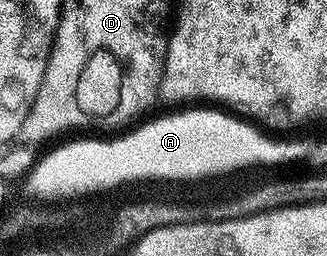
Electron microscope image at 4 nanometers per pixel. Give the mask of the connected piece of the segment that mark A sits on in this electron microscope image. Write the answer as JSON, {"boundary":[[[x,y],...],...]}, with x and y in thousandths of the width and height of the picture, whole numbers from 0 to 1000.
{"boundary":[[[587,414],[557,438],[477,461],[370,539],[303,555],[294,539],[257,539],[248,555],[208,555],[147,605],[125,613],[98,648],[92,691],[122,758],[223,758],[266,750],[281,727],[330,727],[355,695],[404,695],[404,680],[661,680],[661,664],[709,660],[725,641],[780,652],[789,633],[875,637],[875,602],[905,586],[875,570],[869,547],[841,555],[817,539],[810,512],[743,457],[648,414]]]}

